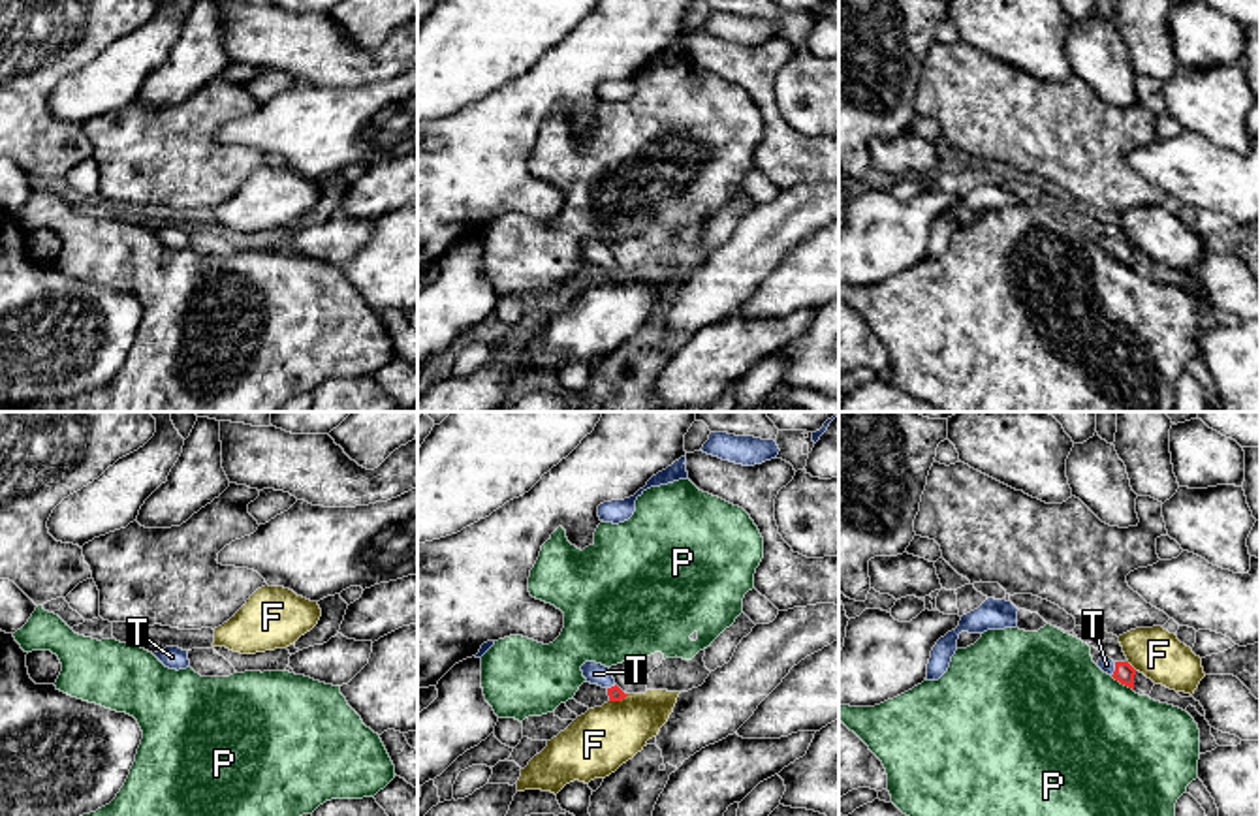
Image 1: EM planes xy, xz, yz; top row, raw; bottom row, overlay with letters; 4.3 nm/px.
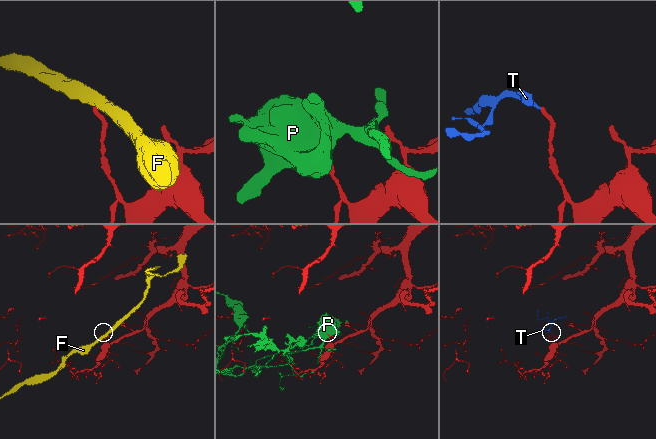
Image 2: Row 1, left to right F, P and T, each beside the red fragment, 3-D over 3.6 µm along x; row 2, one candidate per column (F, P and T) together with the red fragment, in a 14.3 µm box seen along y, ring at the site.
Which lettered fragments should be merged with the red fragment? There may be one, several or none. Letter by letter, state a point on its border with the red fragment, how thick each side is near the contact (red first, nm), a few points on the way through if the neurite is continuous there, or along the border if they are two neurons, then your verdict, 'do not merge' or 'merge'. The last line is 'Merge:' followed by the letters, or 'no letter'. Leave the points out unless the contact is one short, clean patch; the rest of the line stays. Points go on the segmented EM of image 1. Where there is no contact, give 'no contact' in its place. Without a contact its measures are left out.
F: meets red in xz at (619, 700); 60 nm thick on the red side, 280 nm on the other; border along xz (629, 694), (610, 702); do not merge
P: meets red in yz at (1121, 683); 80 nm thick on the red side, 500 nm on the other; do not merge
T: meets red in yz at (1116, 670); 80 nm thick on the red side, 70 nm on the other; runs through yz (1123, 672), (1116, 670), (1106, 664); merge
Merge: T

